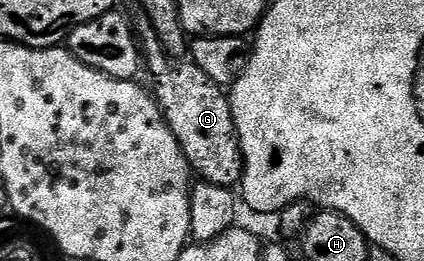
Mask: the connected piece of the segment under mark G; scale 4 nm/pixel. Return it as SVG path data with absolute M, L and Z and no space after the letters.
M137 16L134 32L146 62L146 73L152 76L156 84L154 96L164 113L174 139L182 147L191 172L197 173L200 181L209 181L215 185L236 187L241 184L244 175L244 150L242 137L232 117L232 103L229 94L202 71L191 59L173 59L158 43L158 35L146 16Z

